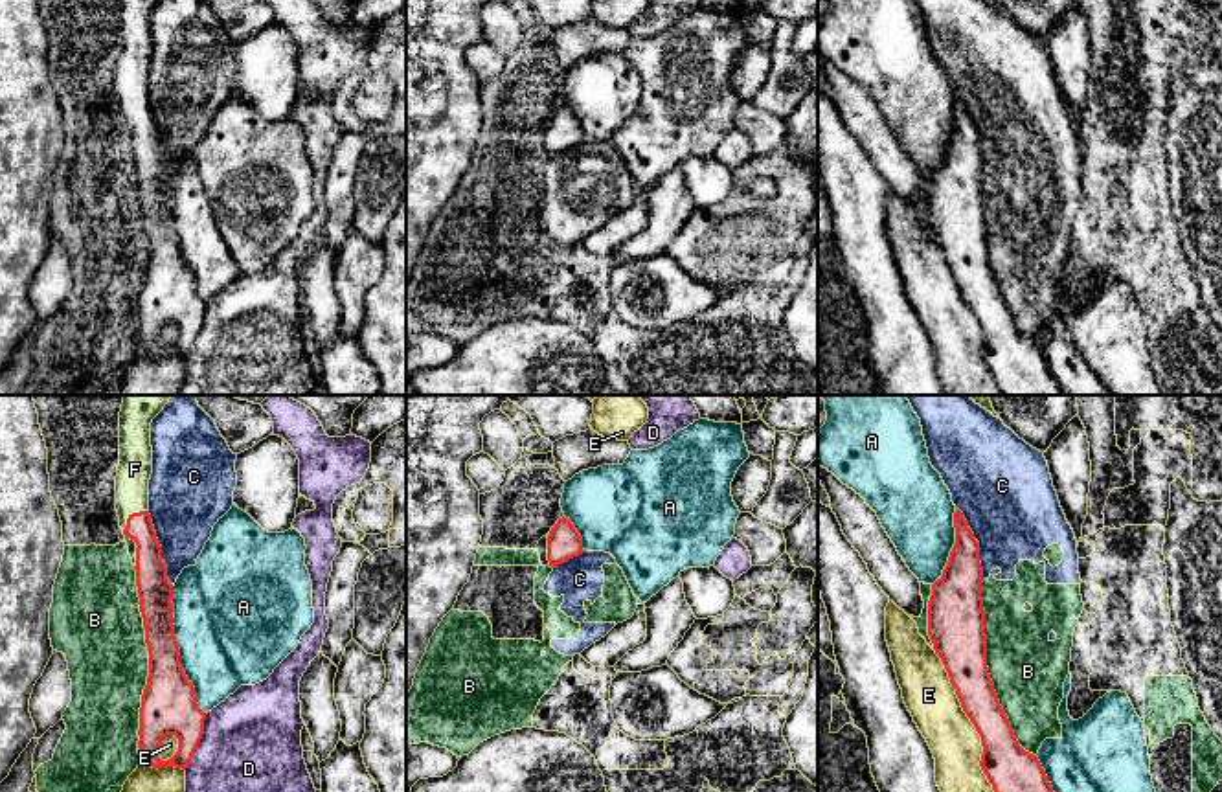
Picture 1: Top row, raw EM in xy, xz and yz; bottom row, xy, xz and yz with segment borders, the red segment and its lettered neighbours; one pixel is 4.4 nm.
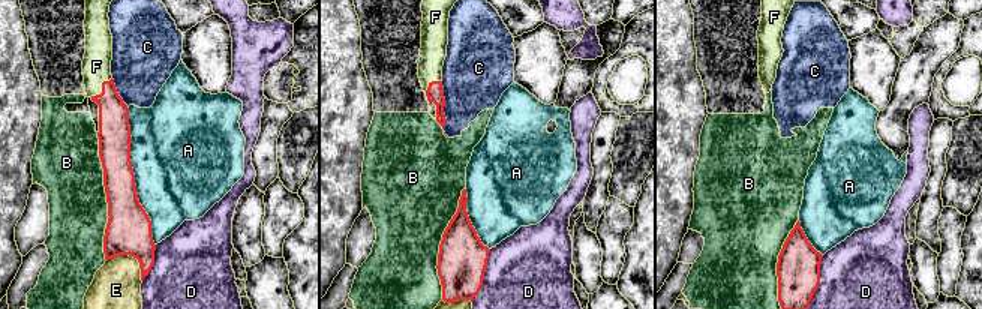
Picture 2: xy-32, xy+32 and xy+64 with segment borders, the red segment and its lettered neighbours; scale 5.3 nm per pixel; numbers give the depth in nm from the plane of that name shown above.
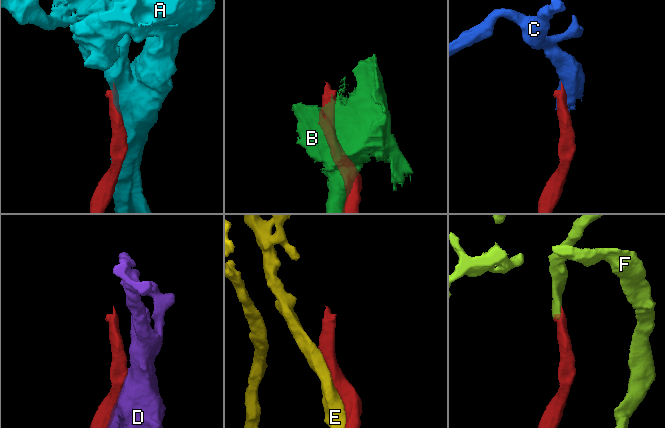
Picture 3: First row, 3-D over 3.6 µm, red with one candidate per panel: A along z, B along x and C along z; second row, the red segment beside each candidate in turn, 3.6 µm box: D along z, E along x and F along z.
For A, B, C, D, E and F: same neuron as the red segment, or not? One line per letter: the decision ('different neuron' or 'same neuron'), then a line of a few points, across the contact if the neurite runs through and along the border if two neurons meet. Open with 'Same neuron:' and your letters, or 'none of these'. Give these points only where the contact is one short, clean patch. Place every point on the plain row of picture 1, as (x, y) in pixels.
Same neuron: F
A: different neuron
B: different neuron
C: different neuron; line xy (147, 100), (160, 135), (166, 166), (173, 173)
D: different neuron
E: different neuron
F: same neuron; line xy (149, 155), (146, 125), (131, 103), (135, 57)

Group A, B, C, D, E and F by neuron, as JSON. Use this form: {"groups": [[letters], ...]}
{"groups": [["A"], ["B", "C"], ["D"], ["E"], ["F"]]}

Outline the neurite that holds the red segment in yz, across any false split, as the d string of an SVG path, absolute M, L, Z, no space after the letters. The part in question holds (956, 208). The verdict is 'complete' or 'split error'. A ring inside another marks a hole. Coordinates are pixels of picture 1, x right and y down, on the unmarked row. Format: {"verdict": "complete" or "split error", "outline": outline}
{"verdict": "complete", "outline": "M959 97L954 101L954 116L956 132L943 164L932 173L932 184L928 189L928 224L933 232L933 239L948 261L963 300L981 325L983 342L979 355L992 373L1001 395L1064 395L1053 380L1038 345L1018 333L1009 307L1000 294L987 255L979 130L974 127L974 121Z"}

